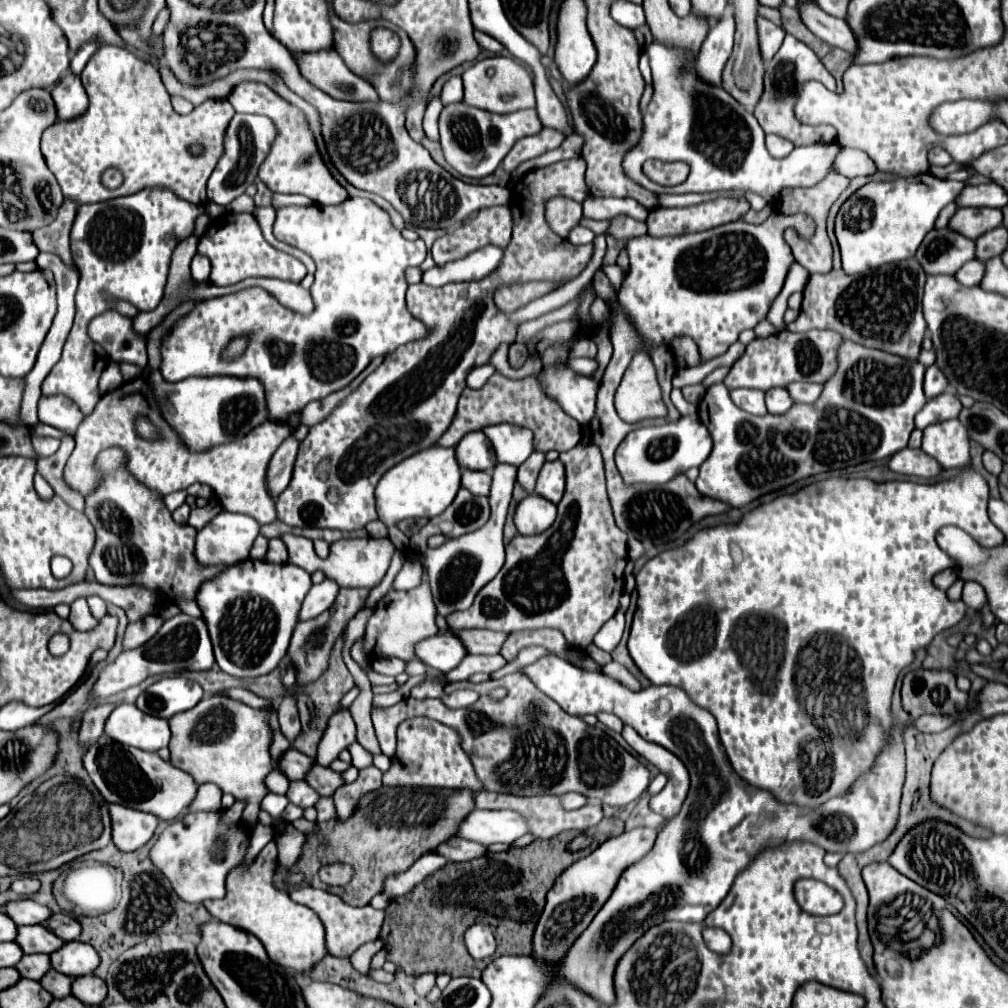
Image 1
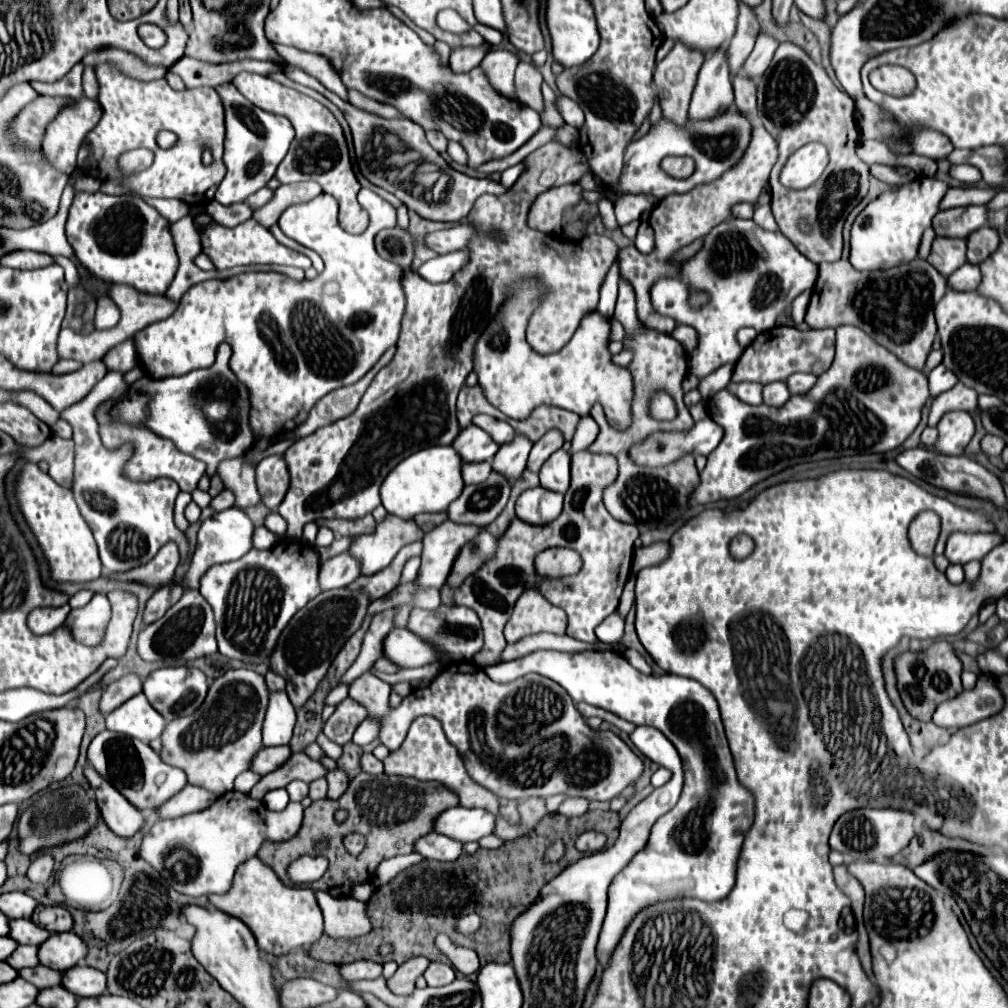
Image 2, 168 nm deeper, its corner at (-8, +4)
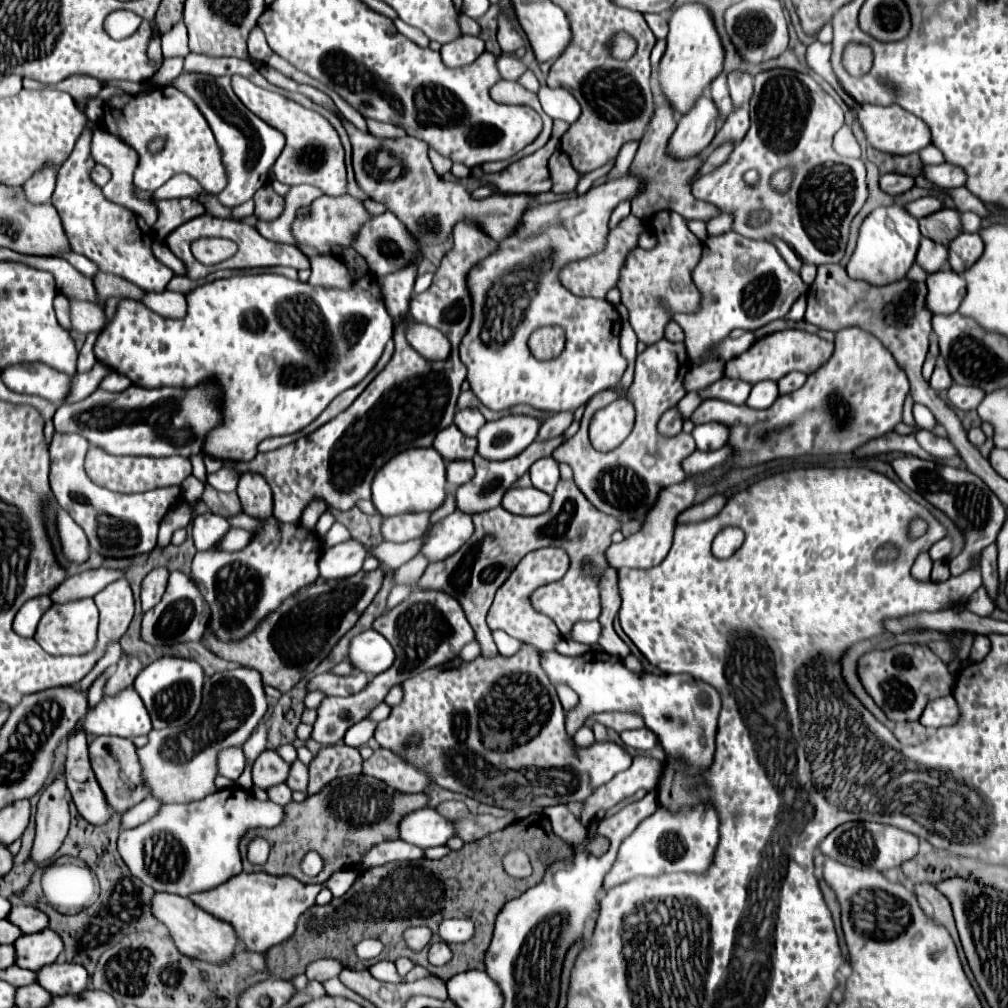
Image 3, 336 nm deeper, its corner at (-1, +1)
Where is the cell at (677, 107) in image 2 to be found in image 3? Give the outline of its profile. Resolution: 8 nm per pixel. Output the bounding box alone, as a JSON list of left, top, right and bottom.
[631,100,721,222]

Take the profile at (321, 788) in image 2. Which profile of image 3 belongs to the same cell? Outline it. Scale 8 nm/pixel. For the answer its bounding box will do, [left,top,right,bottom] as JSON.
[285,760,309,794]

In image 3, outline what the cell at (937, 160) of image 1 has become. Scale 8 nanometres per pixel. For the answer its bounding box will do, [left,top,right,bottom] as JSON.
[853,104,931,154]

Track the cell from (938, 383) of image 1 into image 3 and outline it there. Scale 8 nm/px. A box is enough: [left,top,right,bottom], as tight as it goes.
[929,358,953,392]

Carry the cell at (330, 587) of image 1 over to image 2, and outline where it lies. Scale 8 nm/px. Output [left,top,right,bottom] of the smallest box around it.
[320,551,360,589]

